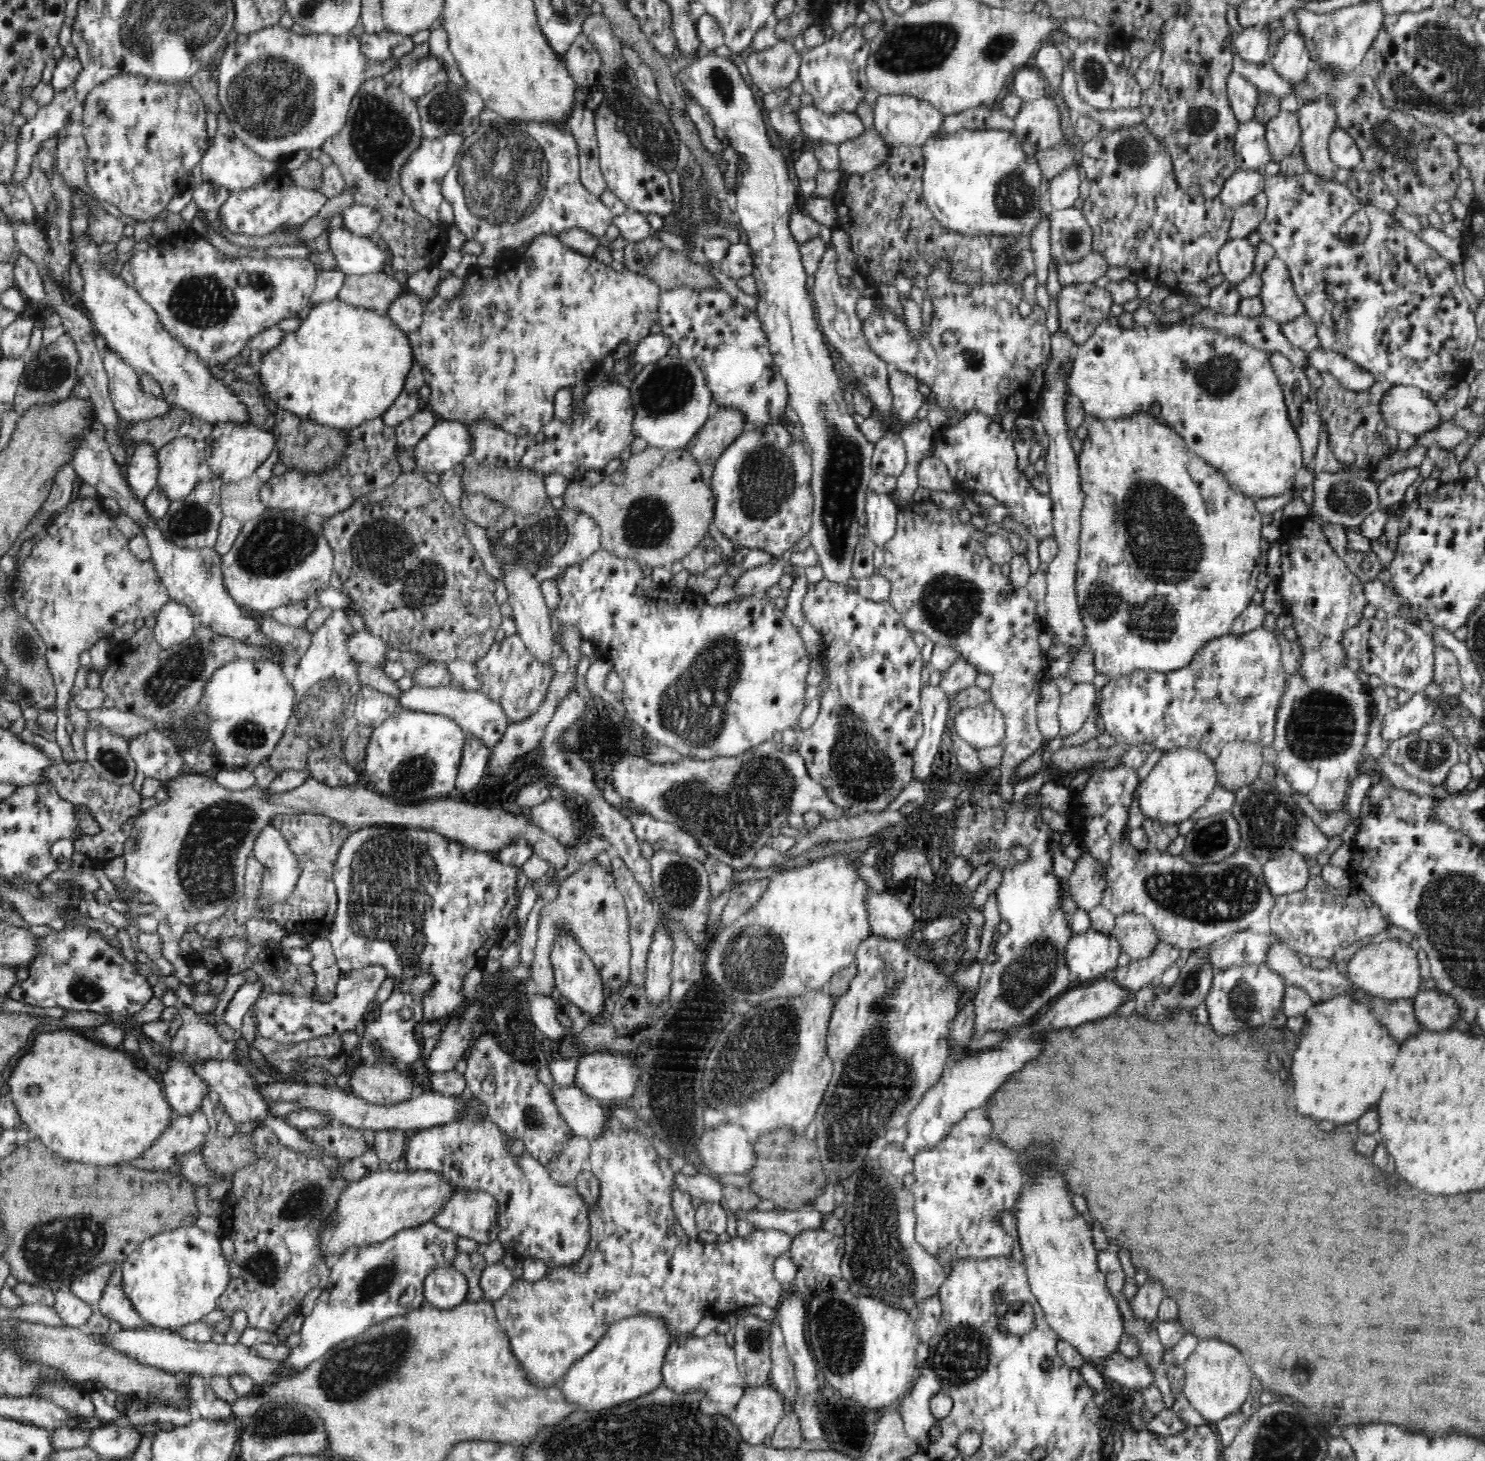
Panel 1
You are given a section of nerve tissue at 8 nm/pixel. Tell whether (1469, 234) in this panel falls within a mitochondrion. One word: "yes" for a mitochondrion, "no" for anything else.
no

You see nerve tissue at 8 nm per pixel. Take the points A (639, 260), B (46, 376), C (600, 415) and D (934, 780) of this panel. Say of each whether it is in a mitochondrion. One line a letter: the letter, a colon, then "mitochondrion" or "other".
A: other
B: mitochondrion
C: other
D: other

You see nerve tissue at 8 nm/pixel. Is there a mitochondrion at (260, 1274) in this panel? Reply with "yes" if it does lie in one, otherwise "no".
yes

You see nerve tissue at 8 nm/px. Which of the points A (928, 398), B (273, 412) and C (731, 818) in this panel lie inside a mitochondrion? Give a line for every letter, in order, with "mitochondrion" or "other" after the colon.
A: other
B: other
C: mitochondrion

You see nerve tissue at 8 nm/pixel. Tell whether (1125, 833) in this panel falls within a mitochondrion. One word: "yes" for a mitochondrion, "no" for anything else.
no

